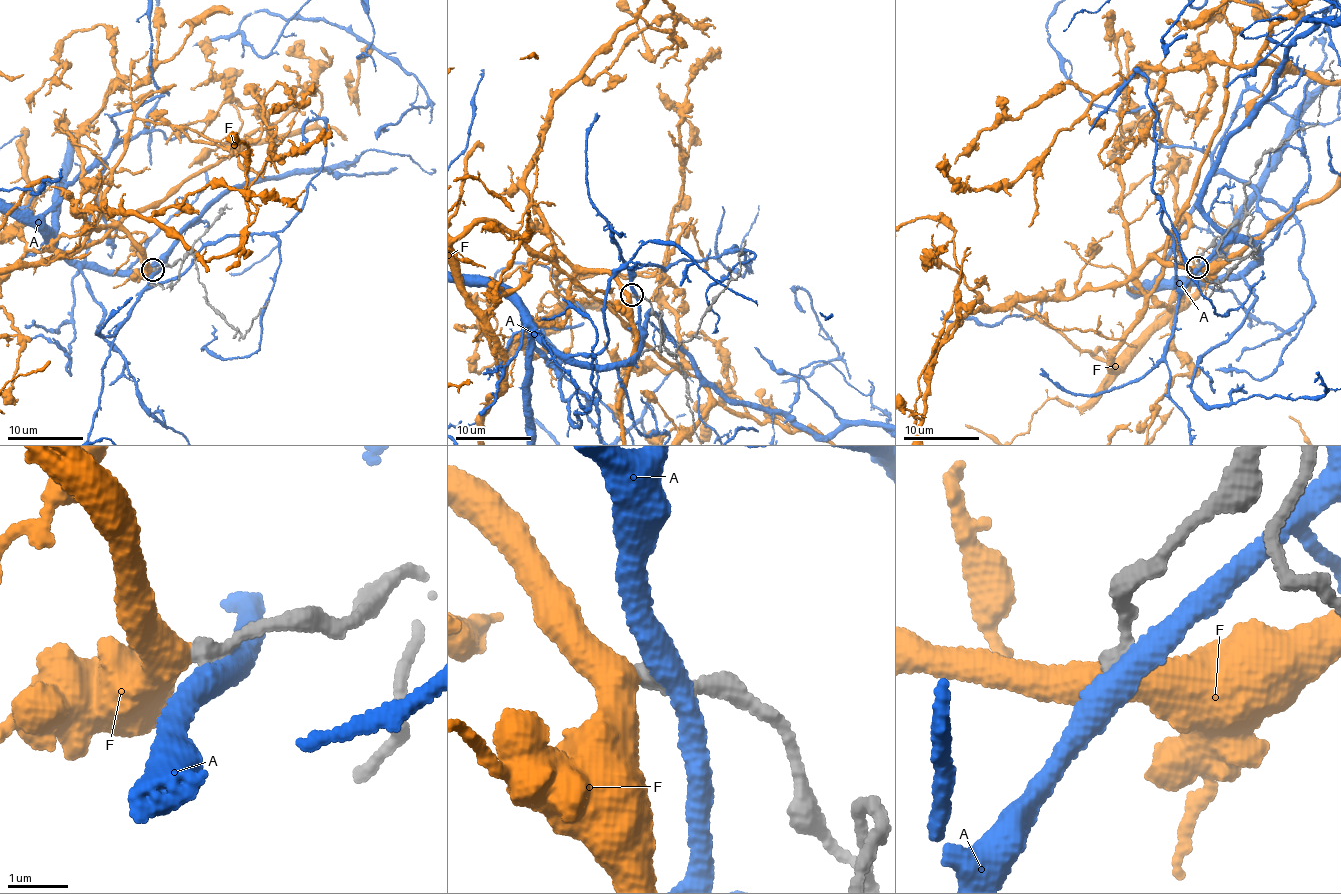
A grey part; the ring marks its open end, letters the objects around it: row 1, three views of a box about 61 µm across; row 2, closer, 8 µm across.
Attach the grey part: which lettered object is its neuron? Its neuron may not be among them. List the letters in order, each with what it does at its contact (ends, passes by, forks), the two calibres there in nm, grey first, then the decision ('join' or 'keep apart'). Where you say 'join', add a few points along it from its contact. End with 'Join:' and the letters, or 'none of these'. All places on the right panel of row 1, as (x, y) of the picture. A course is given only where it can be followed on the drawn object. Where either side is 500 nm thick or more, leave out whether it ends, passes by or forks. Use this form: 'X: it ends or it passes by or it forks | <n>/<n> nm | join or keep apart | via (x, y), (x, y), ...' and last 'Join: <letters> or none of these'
A: it passes by | 320/420 nm | keep apart
F: it passes by | 280/480 nm | keep apart
Join: none of these

